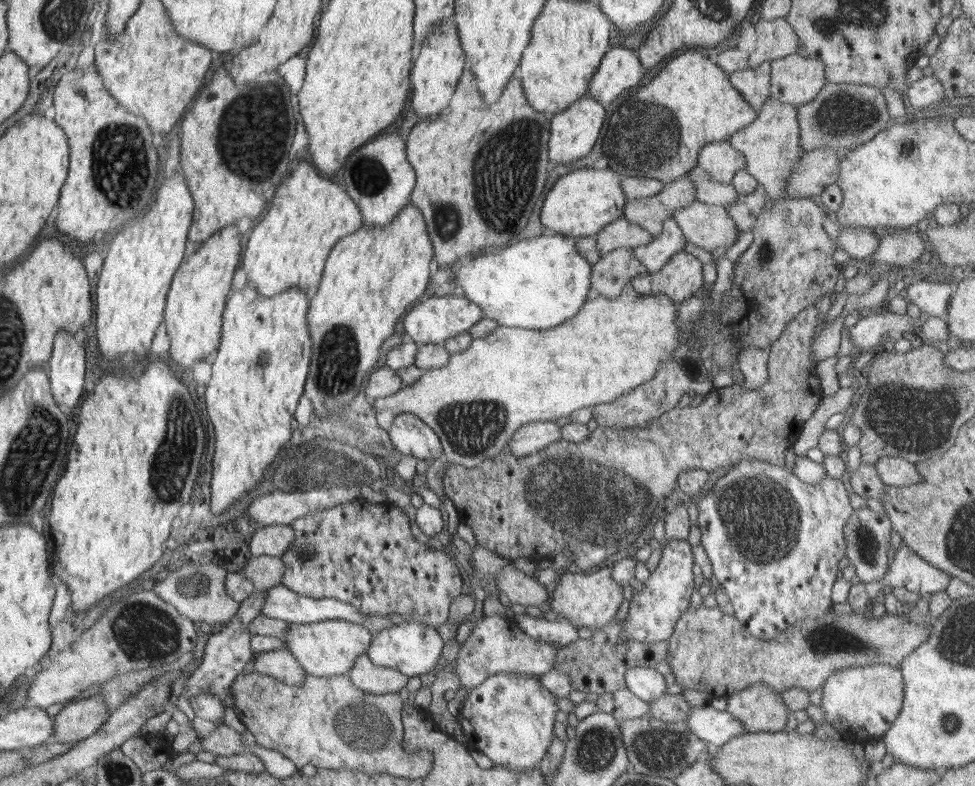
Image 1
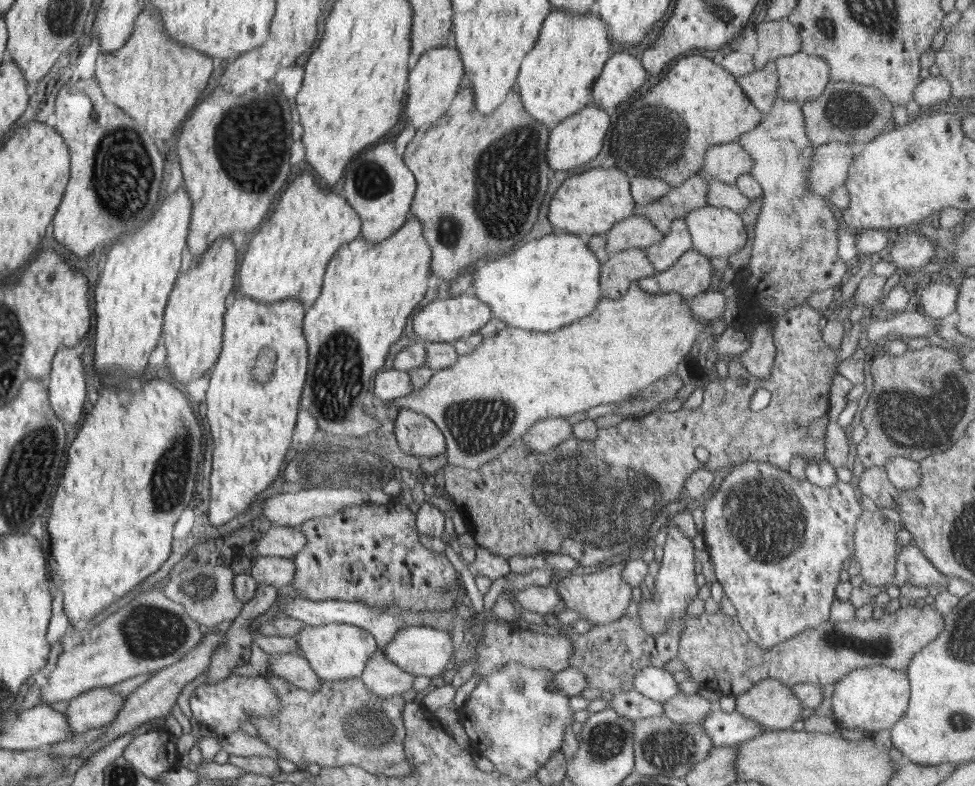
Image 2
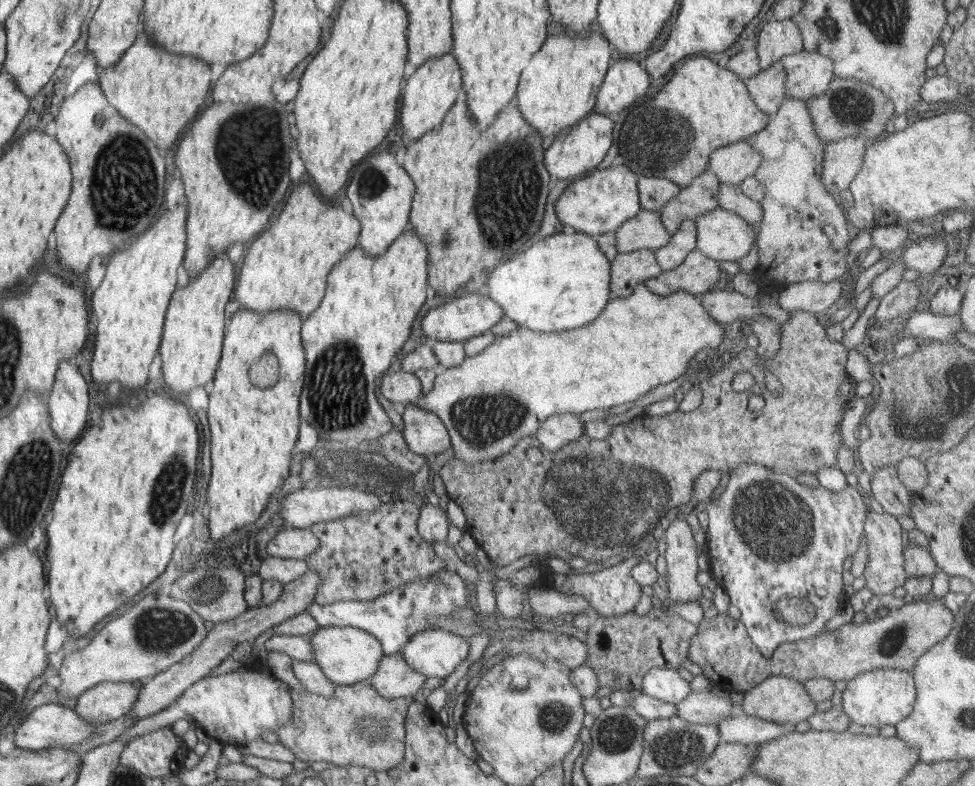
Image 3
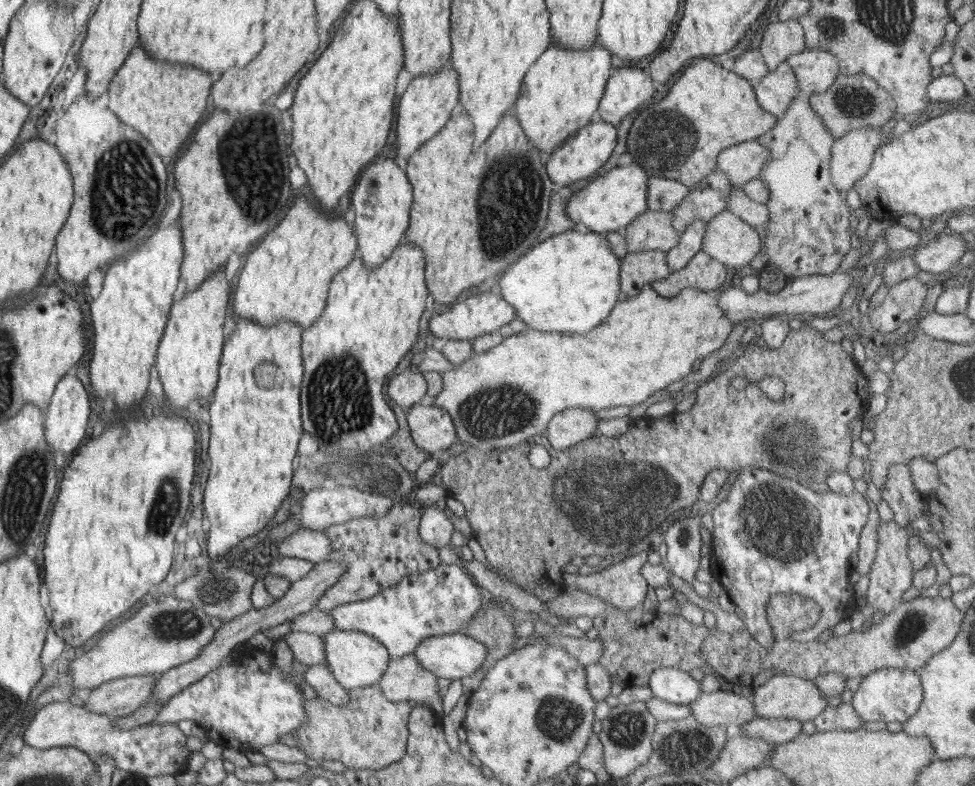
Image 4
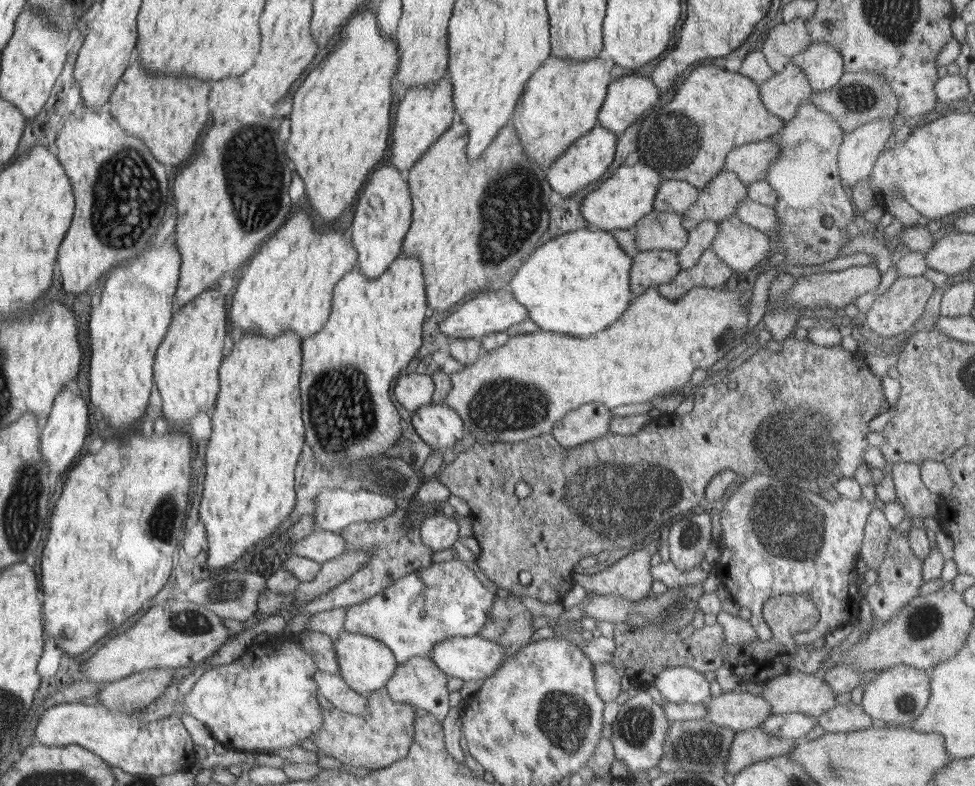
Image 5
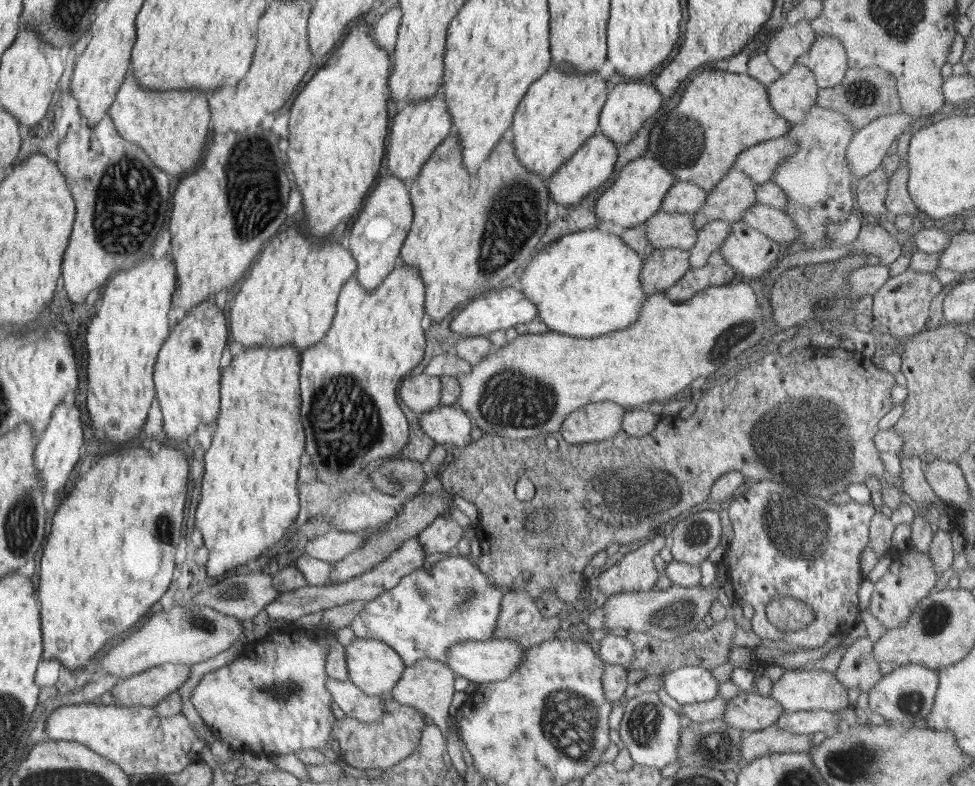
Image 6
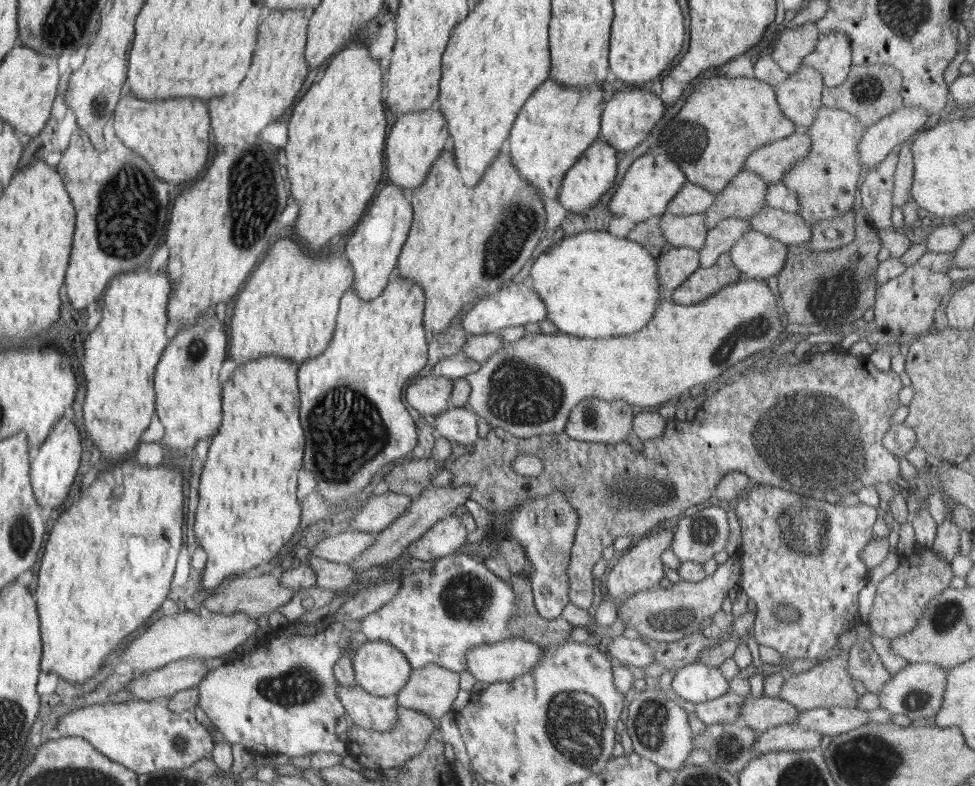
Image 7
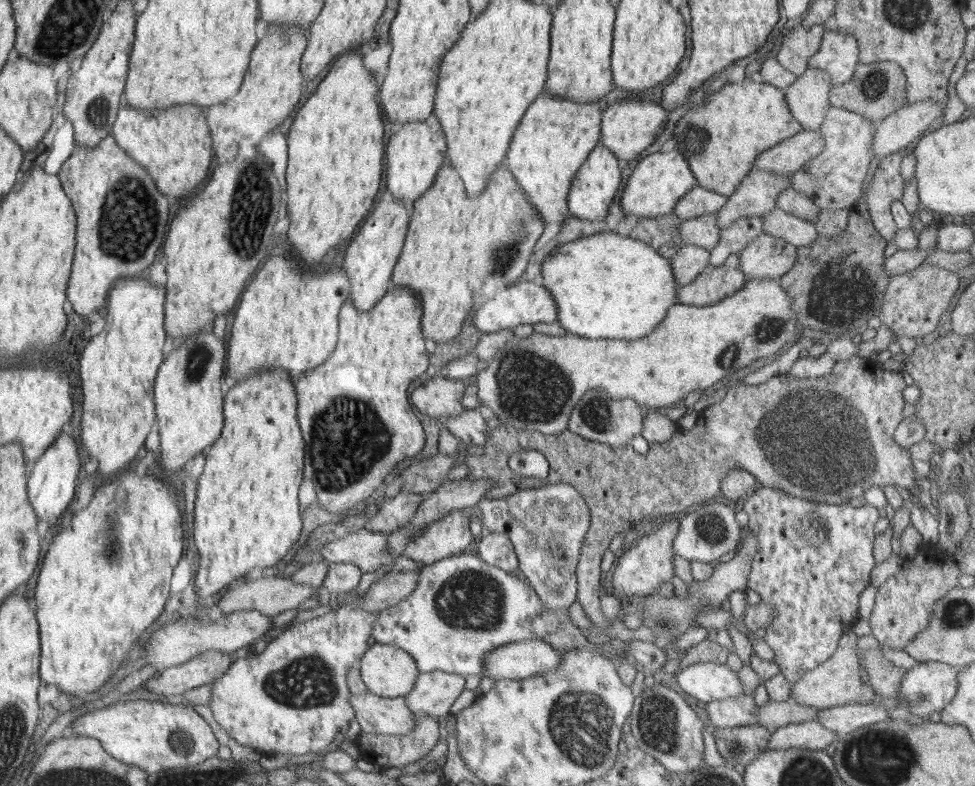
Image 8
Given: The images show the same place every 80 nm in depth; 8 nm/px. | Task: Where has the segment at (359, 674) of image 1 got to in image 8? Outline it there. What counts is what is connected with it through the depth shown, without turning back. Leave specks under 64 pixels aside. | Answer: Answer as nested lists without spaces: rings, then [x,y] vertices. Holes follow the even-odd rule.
[[[442,671],[421,672],[416,686],[404,700],[414,714],[446,717],[462,690],[464,678],[460,675]]]

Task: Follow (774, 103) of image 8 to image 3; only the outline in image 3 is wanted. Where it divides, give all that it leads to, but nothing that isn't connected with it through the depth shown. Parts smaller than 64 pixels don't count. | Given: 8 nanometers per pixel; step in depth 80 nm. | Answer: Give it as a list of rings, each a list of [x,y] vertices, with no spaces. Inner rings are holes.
[[[693,57],[690,59],[687,59],[678,70],[676,70],[676,74],[672,76],[672,80],[660,90],[660,94],[654,95],[654,98],[652,100],[646,100],[646,104],[642,104],[642,102],[638,102],[638,108],[634,106],[634,108],[630,108],[630,112],[621,112],[621,114],[618,114],[618,120],[614,120],[616,118],[616,114],[613,116],[613,123],[614,123],[614,132],[615,132],[615,138],[622,146],[620,146],[620,156],[622,156],[622,165],[626,165],[627,167],[630,167],[638,176],[640,177],[664,177],[666,180],[671,180],[674,181],[675,183],[679,184],[681,187],[686,187],[689,185],[690,181],[694,180],[697,176],[700,176],[702,173],[704,173],[706,170],[709,168],[709,162],[710,162],[710,157],[712,152],[715,150],[718,150],[718,148],[722,148],[723,146],[728,146],[729,144],[732,144],[734,142],[740,142],[747,140],[750,136],[753,134],[756,134],[757,132],[760,132],[764,128],[766,128],[766,125],[769,123],[769,113],[765,113],[763,110],[760,110],[757,106],[756,103],[753,101],[753,98],[750,96],[750,93],[748,92],[747,86],[744,85],[744,82],[740,80],[740,77],[738,77],[737,74],[734,74],[731,70],[726,69],[725,67],[721,67],[708,57]]]

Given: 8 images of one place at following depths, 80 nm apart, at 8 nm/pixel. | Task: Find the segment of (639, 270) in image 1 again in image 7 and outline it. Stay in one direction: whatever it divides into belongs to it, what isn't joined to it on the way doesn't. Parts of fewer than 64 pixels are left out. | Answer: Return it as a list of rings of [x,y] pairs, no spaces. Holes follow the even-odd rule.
[[[672,247],[668,252],[656,253],[660,298],[670,299],[674,290],[700,268],[700,251],[689,247]]]

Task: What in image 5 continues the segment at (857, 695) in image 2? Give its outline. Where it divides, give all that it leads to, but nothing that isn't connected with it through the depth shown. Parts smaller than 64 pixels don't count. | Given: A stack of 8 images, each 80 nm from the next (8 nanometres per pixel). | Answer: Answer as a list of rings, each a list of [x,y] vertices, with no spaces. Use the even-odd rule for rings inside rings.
[[[896,664],[882,670],[875,680],[865,684],[864,687],[861,705],[870,718],[907,725],[914,723],[926,709],[931,693],[928,671]]]

